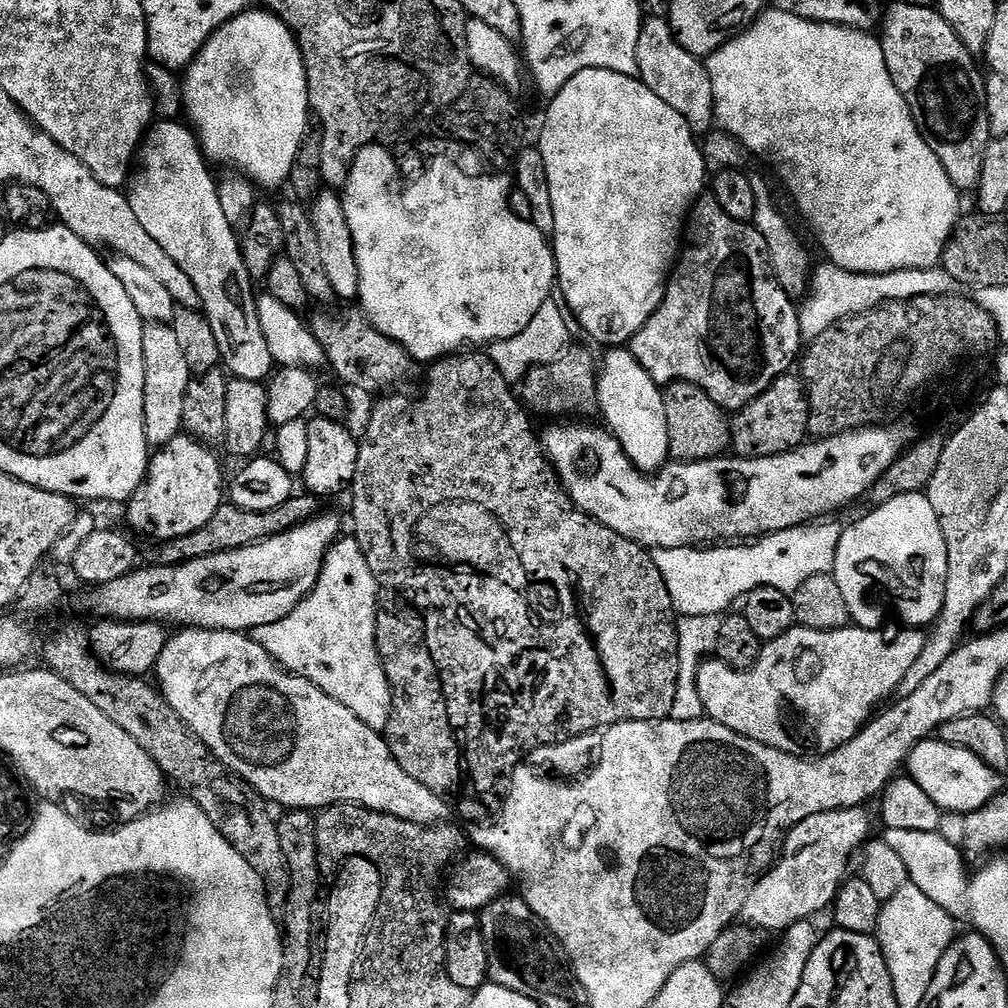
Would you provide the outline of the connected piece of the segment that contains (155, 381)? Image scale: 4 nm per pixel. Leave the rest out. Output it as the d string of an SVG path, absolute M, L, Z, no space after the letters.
M145 323L142 334L142 362L144 363L144 425L153 449L163 450L175 436L181 435L182 405L186 402L186 386L190 386L193 372L186 366L186 358L171 324Z

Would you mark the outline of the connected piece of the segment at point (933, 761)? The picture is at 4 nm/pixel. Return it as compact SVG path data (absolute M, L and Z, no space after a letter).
M929 738L920 741L918 746L908 755L906 772L911 780L918 782L930 798L944 812L970 813L986 806L992 801L993 796L1001 791L1001 773L993 772L982 758L978 758L970 750L950 746L939 738Z

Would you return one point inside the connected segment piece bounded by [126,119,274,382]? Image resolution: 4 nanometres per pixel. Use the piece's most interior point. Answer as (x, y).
(172, 192)

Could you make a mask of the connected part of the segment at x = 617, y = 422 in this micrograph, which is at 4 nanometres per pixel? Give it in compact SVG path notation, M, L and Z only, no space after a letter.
M616 346L605 352L608 353L604 360L602 356L599 361L596 374L596 403L602 416L604 412L603 423L620 443L635 468L645 474L655 474L670 460L661 385L656 384L654 378L646 374L646 370L642 370L631 351Z

